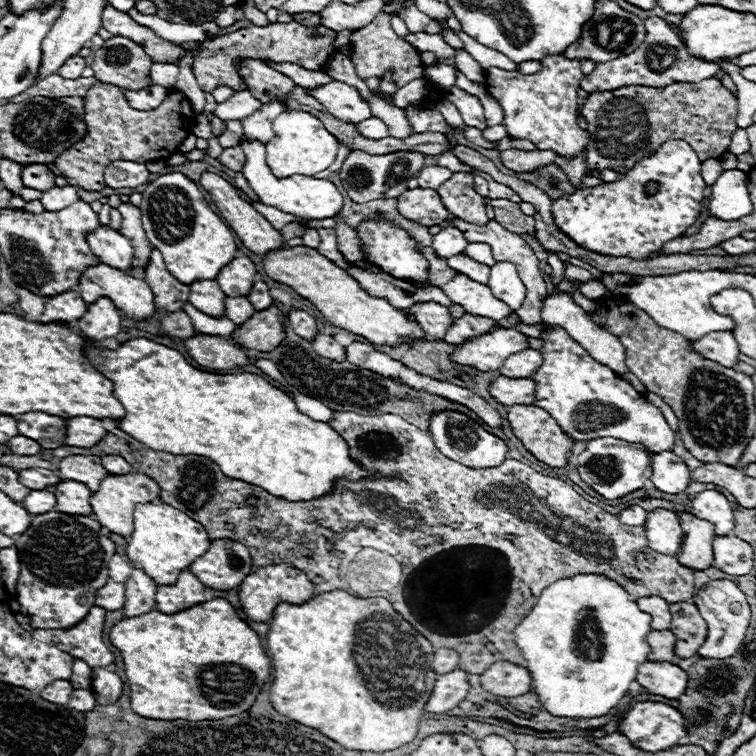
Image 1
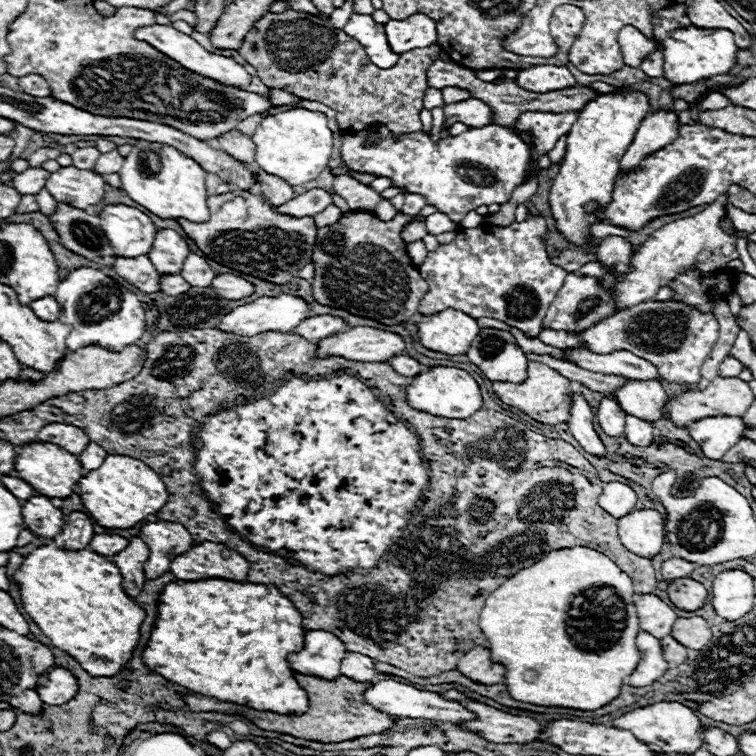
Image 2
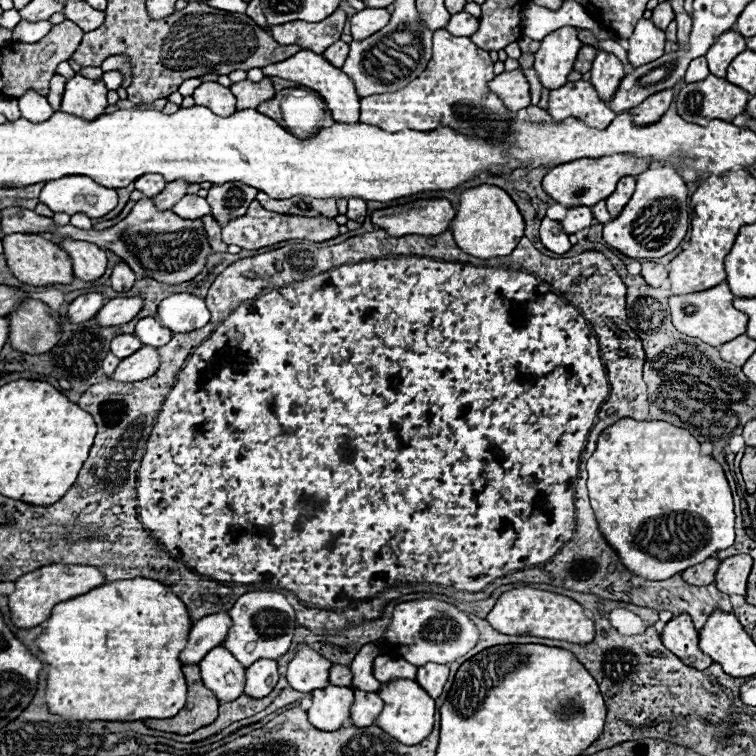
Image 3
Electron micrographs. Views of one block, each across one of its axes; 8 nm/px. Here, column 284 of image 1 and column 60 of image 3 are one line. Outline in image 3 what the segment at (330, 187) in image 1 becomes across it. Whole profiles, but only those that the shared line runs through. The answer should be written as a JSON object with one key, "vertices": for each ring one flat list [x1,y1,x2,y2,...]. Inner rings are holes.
{"vertices":[[64,176,46,186,40,192,40,202,52,212,86,214,90,218,102,218,118,204,116,190,108,190,84,176]]}

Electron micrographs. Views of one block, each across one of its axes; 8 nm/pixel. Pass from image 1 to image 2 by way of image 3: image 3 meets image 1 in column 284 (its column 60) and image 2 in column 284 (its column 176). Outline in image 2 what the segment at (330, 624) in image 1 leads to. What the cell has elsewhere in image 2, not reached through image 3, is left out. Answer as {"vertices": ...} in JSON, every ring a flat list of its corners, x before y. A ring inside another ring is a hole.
{"vertices":[[194,580,194,582,168,582,158,598,158,614,154,620,154,628,150,632,148,644,142,650,142,662,156,674,164,676,172,684,178,684,186,690,196,690,198,694,208,694,208,698,224,698,228,702,244,702,244,706,256,706,256,710,276,710,276,712,292,712,292,710,308,710,308,696,298,686,298,682,292,676,292,668,286,662,286,654,290,650,300,650,304,644,304,628,302,628,302,616,292,606,288,598,284,598,276,586,264,586,264,584,250,584,250,582,232,582,232,580]]}

